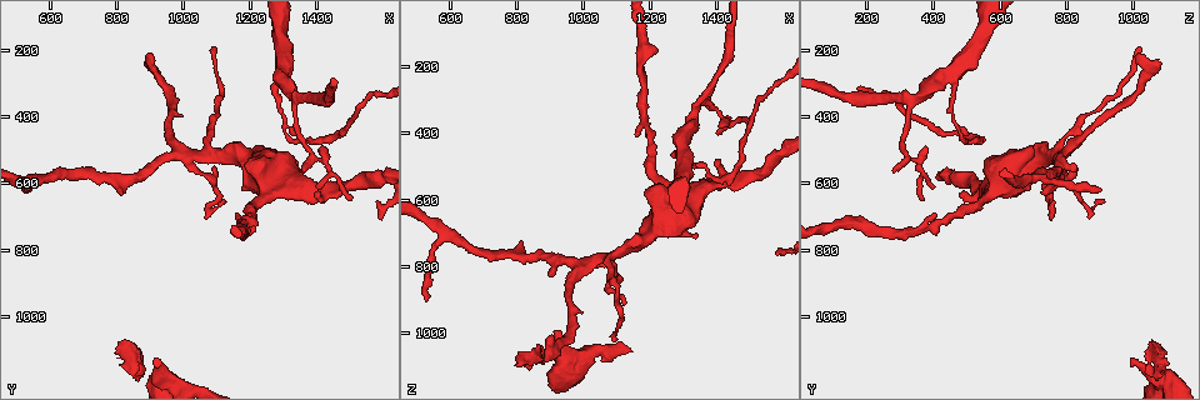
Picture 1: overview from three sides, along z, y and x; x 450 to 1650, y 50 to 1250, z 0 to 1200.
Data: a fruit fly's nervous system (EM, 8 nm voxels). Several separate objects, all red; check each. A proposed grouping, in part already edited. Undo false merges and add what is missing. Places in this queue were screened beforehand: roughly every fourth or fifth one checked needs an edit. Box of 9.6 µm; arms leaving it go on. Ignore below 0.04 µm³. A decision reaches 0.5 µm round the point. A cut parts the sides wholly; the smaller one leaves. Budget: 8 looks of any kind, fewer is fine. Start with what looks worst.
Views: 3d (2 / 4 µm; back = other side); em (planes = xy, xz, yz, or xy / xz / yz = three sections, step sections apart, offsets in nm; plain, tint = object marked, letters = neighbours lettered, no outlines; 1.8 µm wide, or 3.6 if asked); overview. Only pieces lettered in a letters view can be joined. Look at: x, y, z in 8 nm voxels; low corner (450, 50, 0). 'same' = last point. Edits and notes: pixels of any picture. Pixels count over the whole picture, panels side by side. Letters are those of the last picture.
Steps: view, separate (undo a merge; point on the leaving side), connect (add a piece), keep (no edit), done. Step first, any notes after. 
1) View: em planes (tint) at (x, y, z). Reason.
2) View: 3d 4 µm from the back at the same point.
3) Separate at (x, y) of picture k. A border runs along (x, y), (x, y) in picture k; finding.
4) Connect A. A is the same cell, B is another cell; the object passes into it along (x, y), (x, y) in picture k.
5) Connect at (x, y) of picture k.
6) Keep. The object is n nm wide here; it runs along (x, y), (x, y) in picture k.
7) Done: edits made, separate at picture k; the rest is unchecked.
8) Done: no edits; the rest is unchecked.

View: 3d 2 µm at (900, 1130, 990). Stops while still wide.

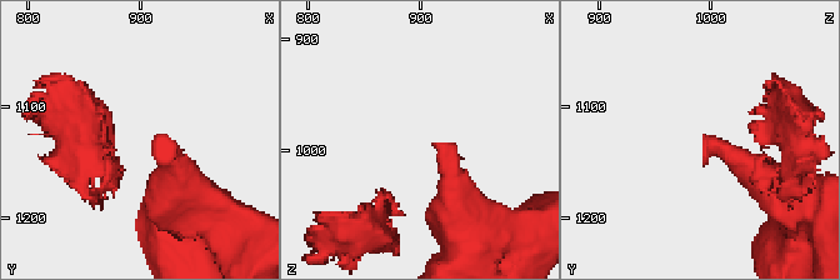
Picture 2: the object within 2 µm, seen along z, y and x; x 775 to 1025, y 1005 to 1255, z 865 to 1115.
View: em xz step 8 (letters) at (908, 1136, 992).

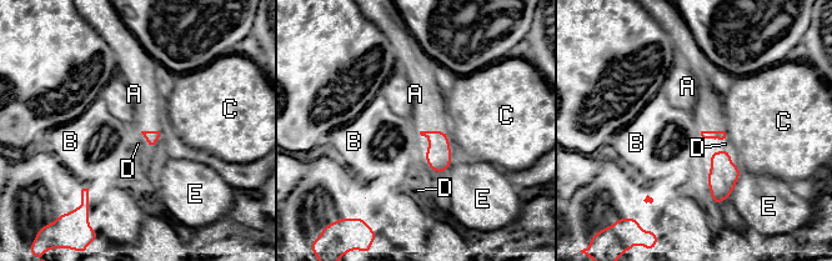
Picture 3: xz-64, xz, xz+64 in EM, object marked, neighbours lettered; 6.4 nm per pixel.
Connect A. A is the same cell, B, C, D and E are other cells; it goes on there.

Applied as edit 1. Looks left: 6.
View: overview. Redraw.

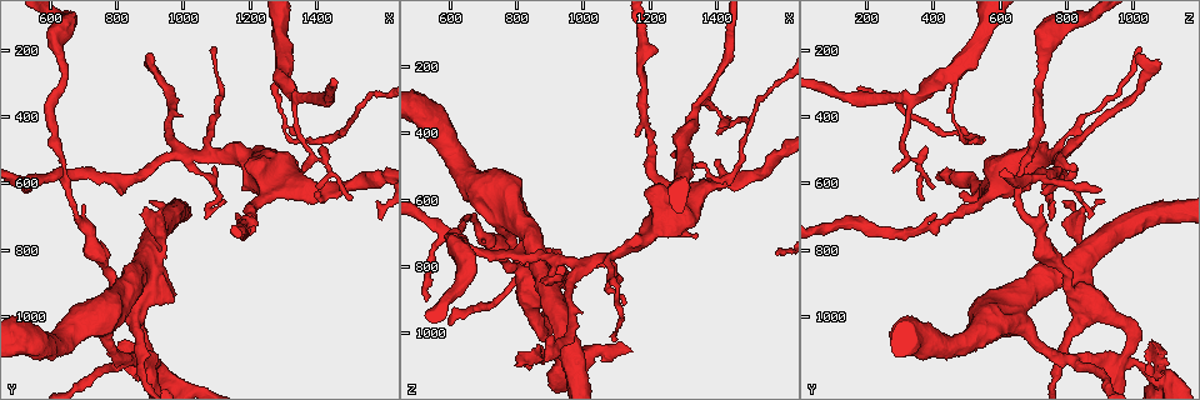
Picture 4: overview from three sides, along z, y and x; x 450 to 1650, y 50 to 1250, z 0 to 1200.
View: 3d 4 µm at (880, 910, 830). Four or more arms meet.

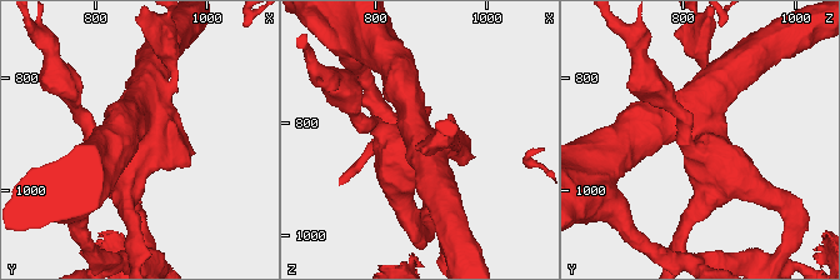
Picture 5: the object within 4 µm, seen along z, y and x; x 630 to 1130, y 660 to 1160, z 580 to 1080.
View: em 3.6 µm planes (tint) at the same point.

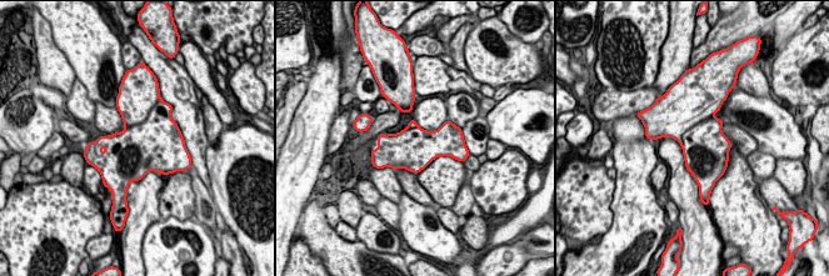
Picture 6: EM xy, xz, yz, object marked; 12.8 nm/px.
View: em 3.6 µm planes (letters) at the same point. What lies round it.

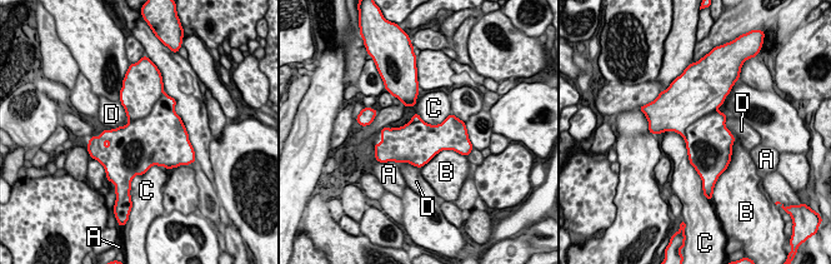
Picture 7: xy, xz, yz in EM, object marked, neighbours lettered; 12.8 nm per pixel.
Keep. A, B, C and D are other cells; a border runs along (665, 130), (684, 139), (700, 177) in picture 7; one neuron here.

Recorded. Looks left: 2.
View: 3d 4 µm at (1430, 460, 550). Abrupt turn.

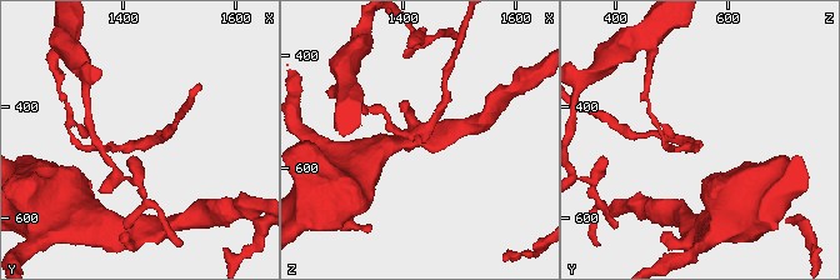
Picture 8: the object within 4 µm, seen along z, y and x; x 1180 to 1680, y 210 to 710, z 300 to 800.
View: em planes (letters) at (1415, 470, 540). Shape alone is not enough.

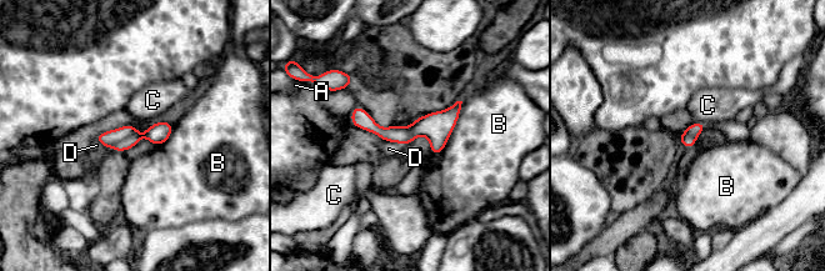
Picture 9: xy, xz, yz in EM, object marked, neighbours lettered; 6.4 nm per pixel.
Separate at (159, 133) of picture 9. The longest contact is with B, 400 nm; A, B, C and D are other cells; two neurons meet here.

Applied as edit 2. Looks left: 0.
Done: edits made, connect at picture 3, separate at picture 9; the rest is unchecked.

